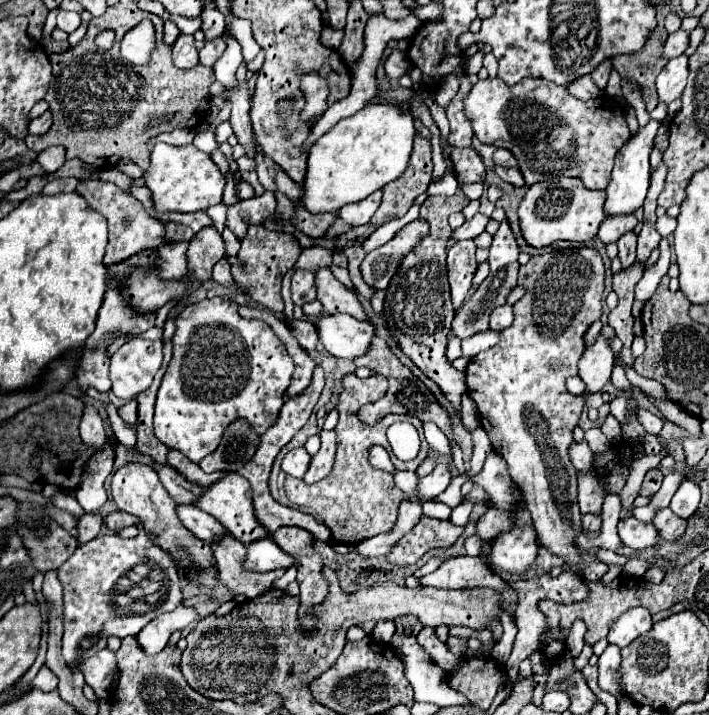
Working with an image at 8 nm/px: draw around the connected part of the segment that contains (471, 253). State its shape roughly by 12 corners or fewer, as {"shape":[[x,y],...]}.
{"shape":[[475,242],[449,248],[447,276],[455,310],[465,302],[477,270]]}

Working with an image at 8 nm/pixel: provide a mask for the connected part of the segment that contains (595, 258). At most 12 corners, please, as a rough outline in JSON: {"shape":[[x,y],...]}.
{"shape":[[595,248],[519,268],[527,294],[467,392],[539,542],[581,554],[585,402],[567,392],[601,318]]}

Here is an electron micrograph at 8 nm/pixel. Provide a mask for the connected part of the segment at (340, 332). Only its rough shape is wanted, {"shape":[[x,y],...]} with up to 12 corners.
{"shape":[[345,314],[315,320],[331,356],[365,354],[375,328]]}

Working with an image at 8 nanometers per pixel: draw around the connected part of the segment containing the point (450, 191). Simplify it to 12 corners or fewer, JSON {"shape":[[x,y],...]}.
{"shape":[[447,170],[431,182],[429,194],[457,194],[457,178]]}

